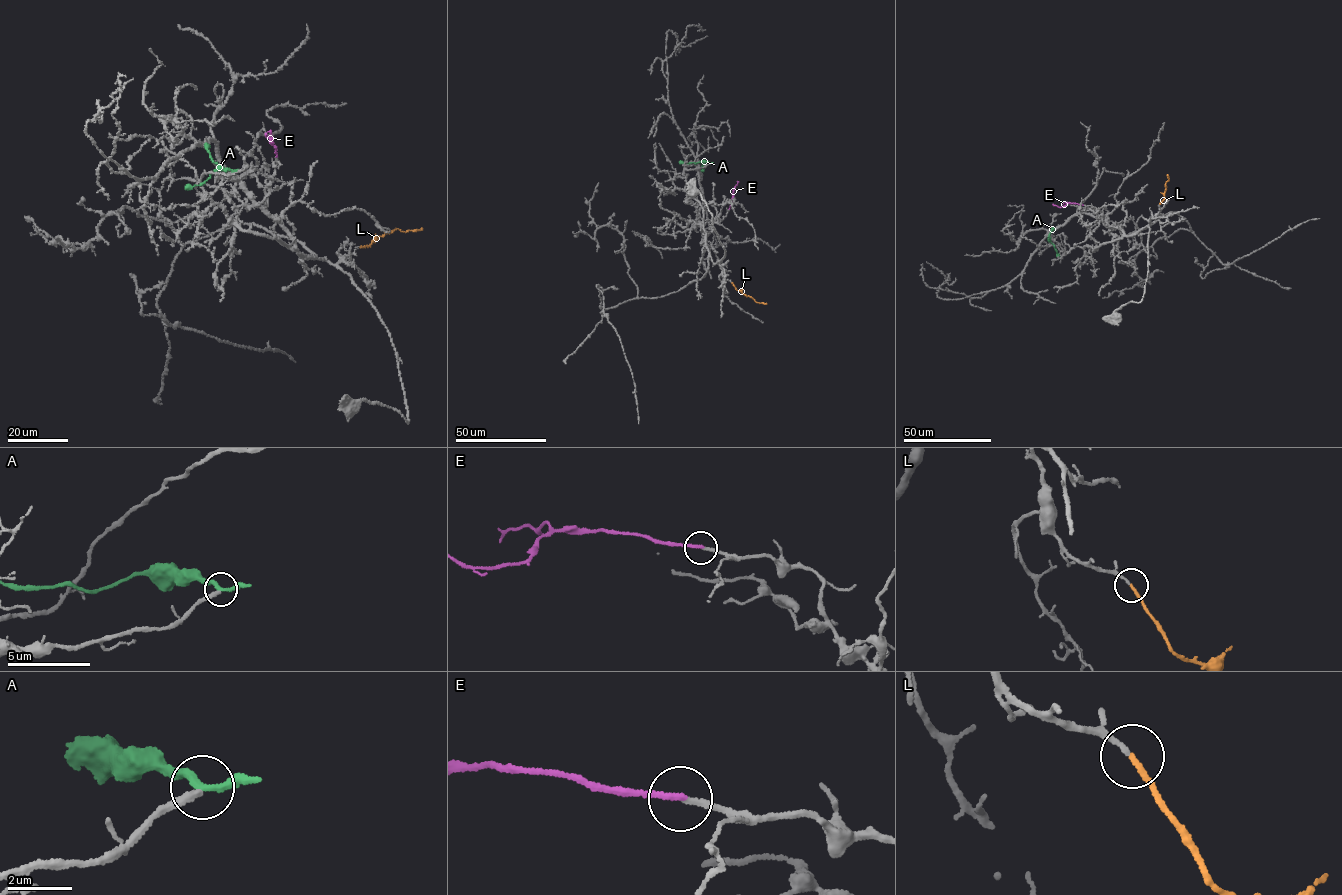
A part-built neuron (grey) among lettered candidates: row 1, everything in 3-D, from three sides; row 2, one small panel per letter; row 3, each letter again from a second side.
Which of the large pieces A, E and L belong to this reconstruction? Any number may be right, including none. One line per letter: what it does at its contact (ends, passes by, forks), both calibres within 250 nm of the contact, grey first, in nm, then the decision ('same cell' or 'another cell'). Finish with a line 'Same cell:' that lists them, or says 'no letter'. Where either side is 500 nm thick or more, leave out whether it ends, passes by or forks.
A: it passes by | 240/260 nm | another cell
E: it ends | 160/170 nm | same cell
L: it ends | 120/180 nm | same cell
Same cell: E, L

